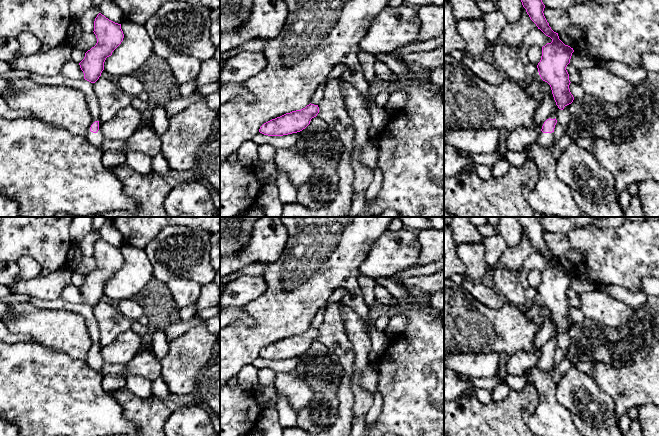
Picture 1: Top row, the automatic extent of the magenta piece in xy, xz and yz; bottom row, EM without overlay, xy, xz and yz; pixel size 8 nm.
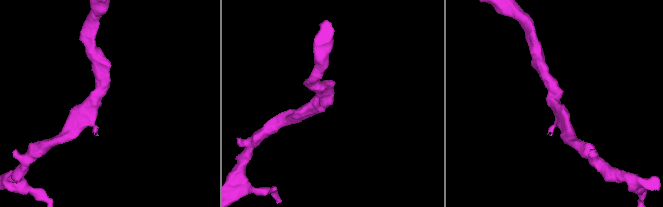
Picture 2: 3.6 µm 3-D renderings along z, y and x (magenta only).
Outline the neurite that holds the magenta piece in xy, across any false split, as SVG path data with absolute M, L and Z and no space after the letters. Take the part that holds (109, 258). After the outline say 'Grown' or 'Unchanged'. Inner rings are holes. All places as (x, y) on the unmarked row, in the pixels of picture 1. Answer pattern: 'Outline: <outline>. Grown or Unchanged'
Outline: M101 237L95 242L93 256L97 267L85 277L84 283L79 287L84 303L91 307L99 303L106 282L112 279L124 262L121 248L109 244Z. Unchanged

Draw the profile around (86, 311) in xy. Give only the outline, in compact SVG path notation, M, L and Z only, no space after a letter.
M29 296L28 299L35 307L51 310L65 310L82 315L85 319L90 338L94 344L100 345L100 333L97 326L96 318L93 314L93 307L85 303L70 303L65 301L61 296L55 300L46 300Z

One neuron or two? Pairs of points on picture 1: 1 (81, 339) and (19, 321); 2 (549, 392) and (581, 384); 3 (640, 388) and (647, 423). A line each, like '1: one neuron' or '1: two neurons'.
1: one neuron
2: two neurons
3: two neurons

